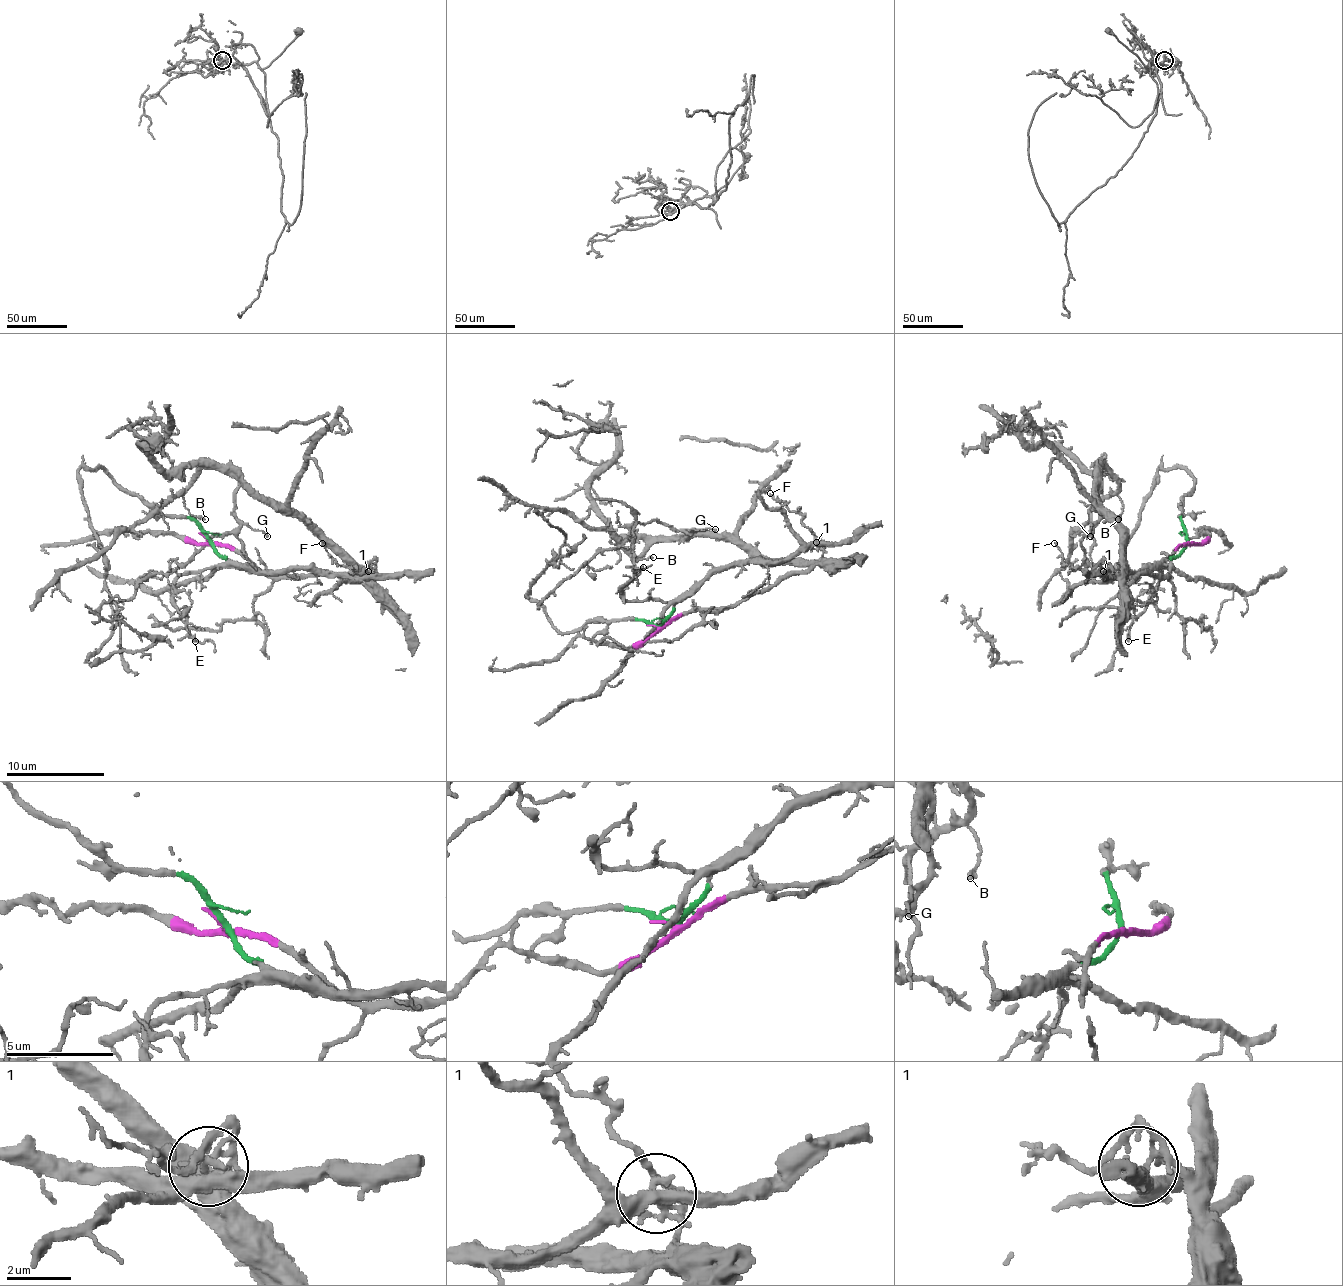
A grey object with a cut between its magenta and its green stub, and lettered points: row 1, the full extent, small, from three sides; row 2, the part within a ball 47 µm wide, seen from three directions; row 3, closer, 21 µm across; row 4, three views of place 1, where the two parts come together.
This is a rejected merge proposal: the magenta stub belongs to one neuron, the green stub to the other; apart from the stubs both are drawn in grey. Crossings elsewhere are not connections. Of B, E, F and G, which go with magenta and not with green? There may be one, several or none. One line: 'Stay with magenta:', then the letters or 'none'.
Stay with magenta: B, F, G

